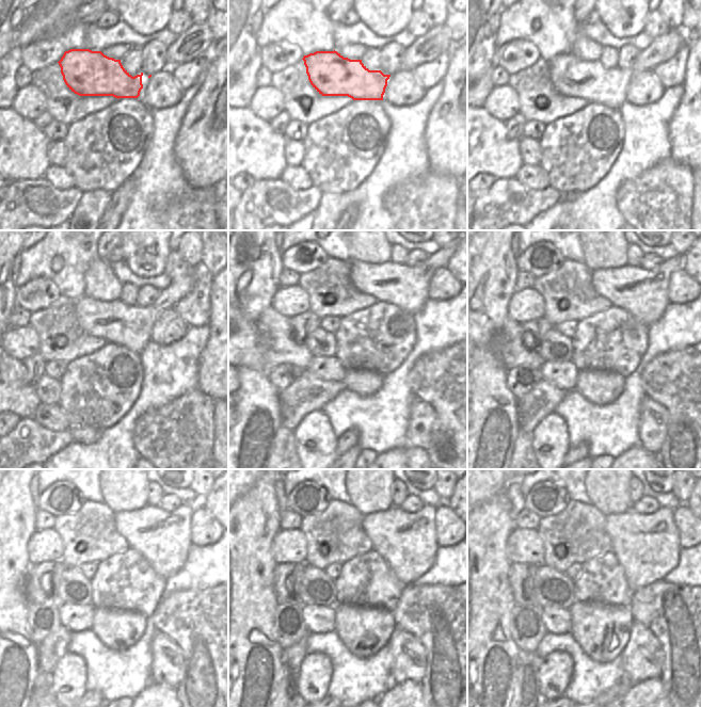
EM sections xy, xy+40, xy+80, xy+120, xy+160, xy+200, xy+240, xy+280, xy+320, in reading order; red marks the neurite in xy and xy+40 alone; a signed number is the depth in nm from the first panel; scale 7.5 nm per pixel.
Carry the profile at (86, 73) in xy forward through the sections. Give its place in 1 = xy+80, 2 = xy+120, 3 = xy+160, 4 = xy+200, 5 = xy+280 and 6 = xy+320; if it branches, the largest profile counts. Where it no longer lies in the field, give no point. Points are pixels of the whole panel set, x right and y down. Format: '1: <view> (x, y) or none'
1: xy+80 (573, 77)
2: xy+120 (128, 325)
3: xy+160 (378, 338)
4: xy+200 (616, 340)
5: xy+280 (404, 546)
6: xy+320 (644, 547)

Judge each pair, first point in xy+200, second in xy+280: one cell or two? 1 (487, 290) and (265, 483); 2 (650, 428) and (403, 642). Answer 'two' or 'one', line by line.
1: one
2: one

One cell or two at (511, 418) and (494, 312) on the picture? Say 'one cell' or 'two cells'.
two cells

